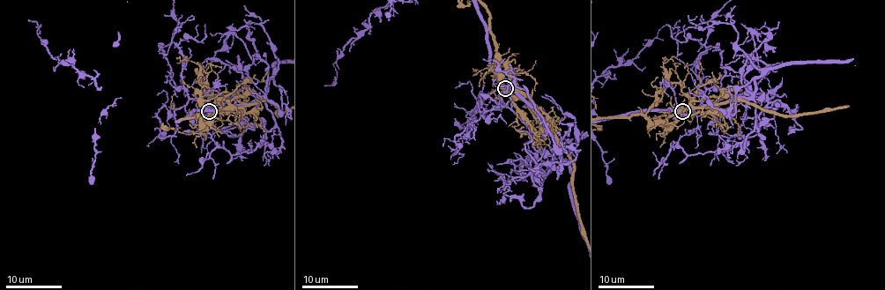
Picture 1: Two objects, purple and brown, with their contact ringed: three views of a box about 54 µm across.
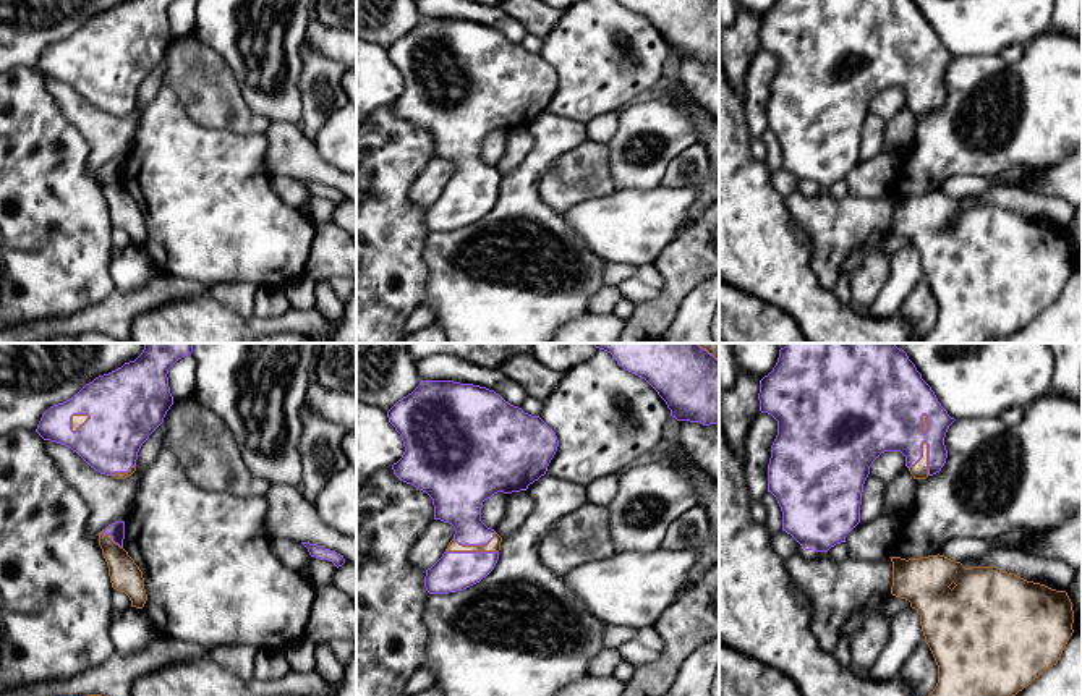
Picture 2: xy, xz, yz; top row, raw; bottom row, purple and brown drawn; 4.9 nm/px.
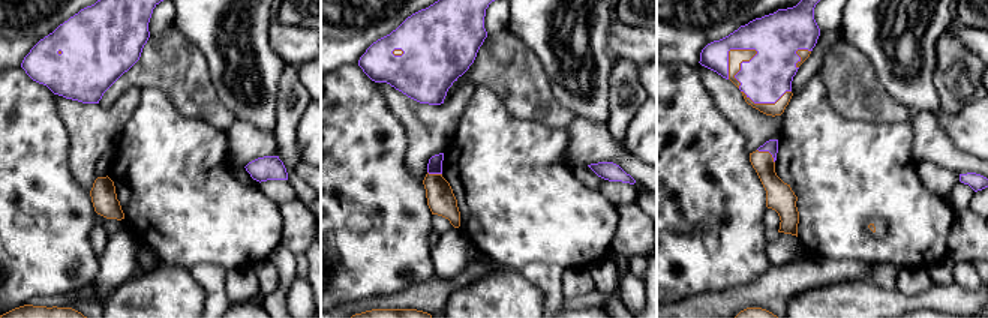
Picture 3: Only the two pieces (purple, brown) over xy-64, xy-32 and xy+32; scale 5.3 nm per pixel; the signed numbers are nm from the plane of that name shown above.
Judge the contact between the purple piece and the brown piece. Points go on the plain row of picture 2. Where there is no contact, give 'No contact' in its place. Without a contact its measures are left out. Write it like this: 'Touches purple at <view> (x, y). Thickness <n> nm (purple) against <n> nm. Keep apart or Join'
Touches purple at yz (928, 96). Thickness 280 nm (purple) against 80 nm. Keep apart

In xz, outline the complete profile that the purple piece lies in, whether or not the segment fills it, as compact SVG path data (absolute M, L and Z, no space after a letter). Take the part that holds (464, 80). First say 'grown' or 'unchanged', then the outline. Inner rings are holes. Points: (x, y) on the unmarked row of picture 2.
unchanged; M421 18L387 49L405 89L392 102L394 112L432 136L434 157L454 163L454 178L484 183L496 168L481 159L483 139L497 129L526 128L546 112L559 78L539 55L510 42L499 31L454 18Z

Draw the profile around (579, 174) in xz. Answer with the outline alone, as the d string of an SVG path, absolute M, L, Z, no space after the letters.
M586 139L559 155L544 172L543 201L557 212L617 188L611 178L607 144Z

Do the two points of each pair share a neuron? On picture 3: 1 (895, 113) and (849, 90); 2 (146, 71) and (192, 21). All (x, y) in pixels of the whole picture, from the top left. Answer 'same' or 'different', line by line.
1: same
2: different

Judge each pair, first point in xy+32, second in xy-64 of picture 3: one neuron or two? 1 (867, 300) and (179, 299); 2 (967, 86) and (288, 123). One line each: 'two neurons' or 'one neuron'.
1: one neuron
2: one neuron

